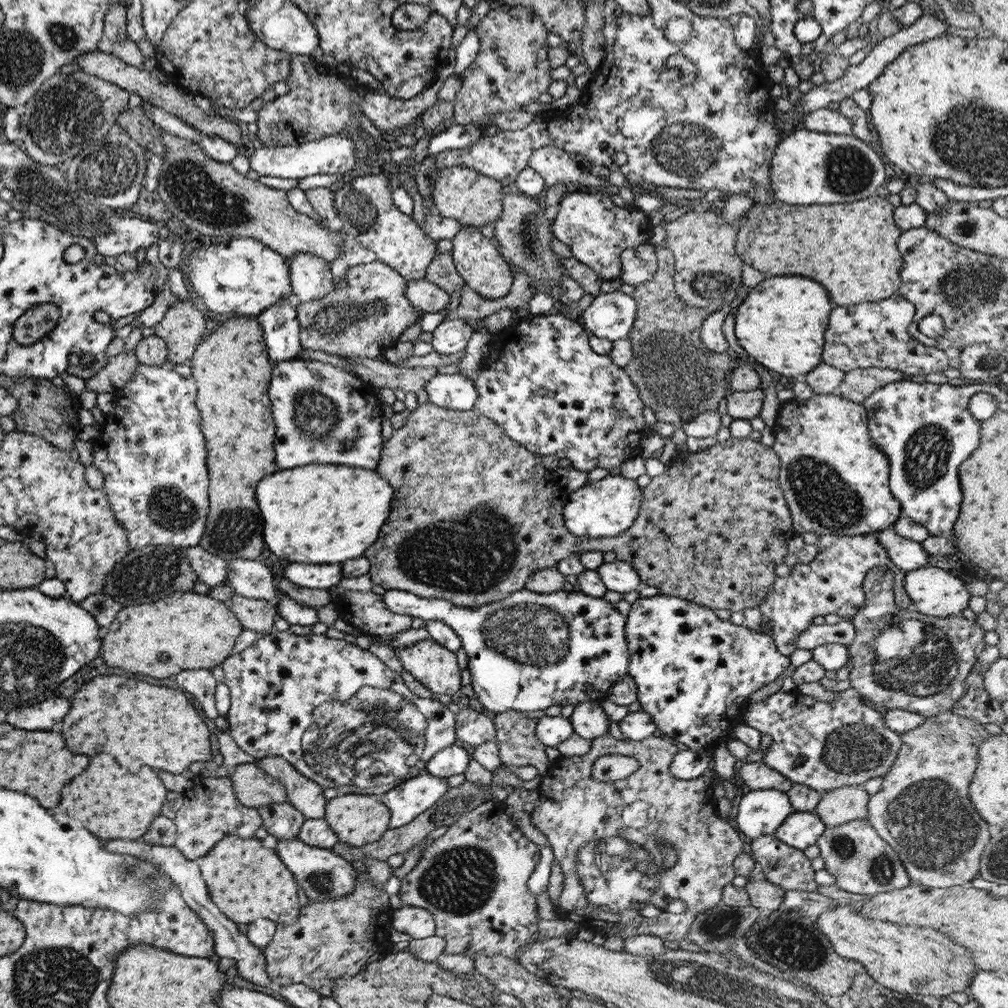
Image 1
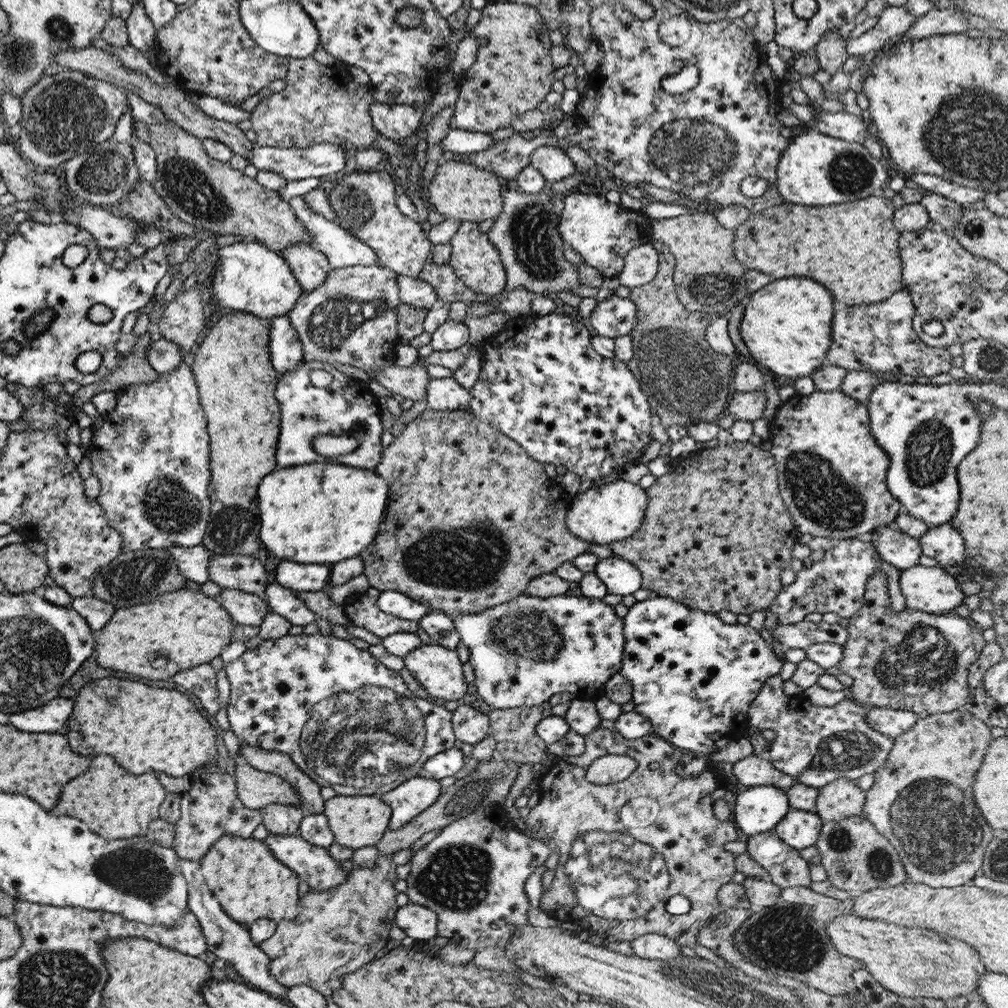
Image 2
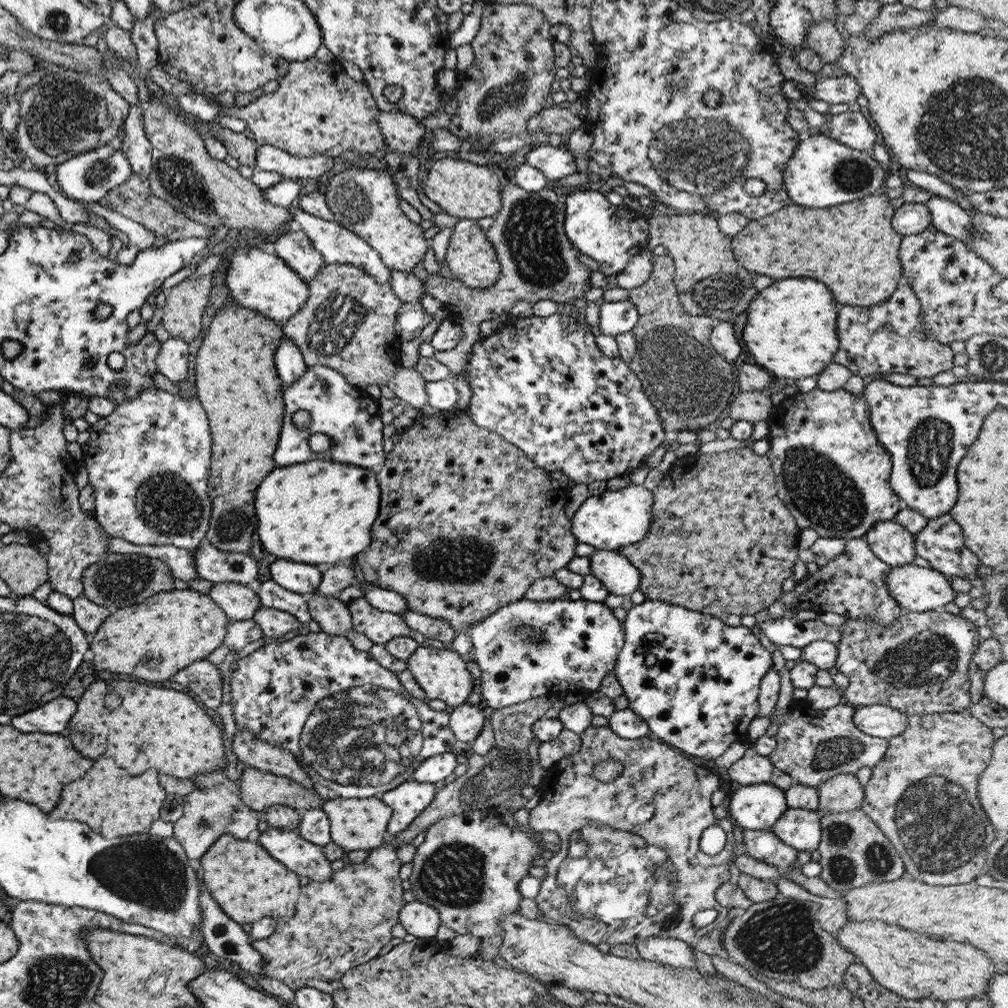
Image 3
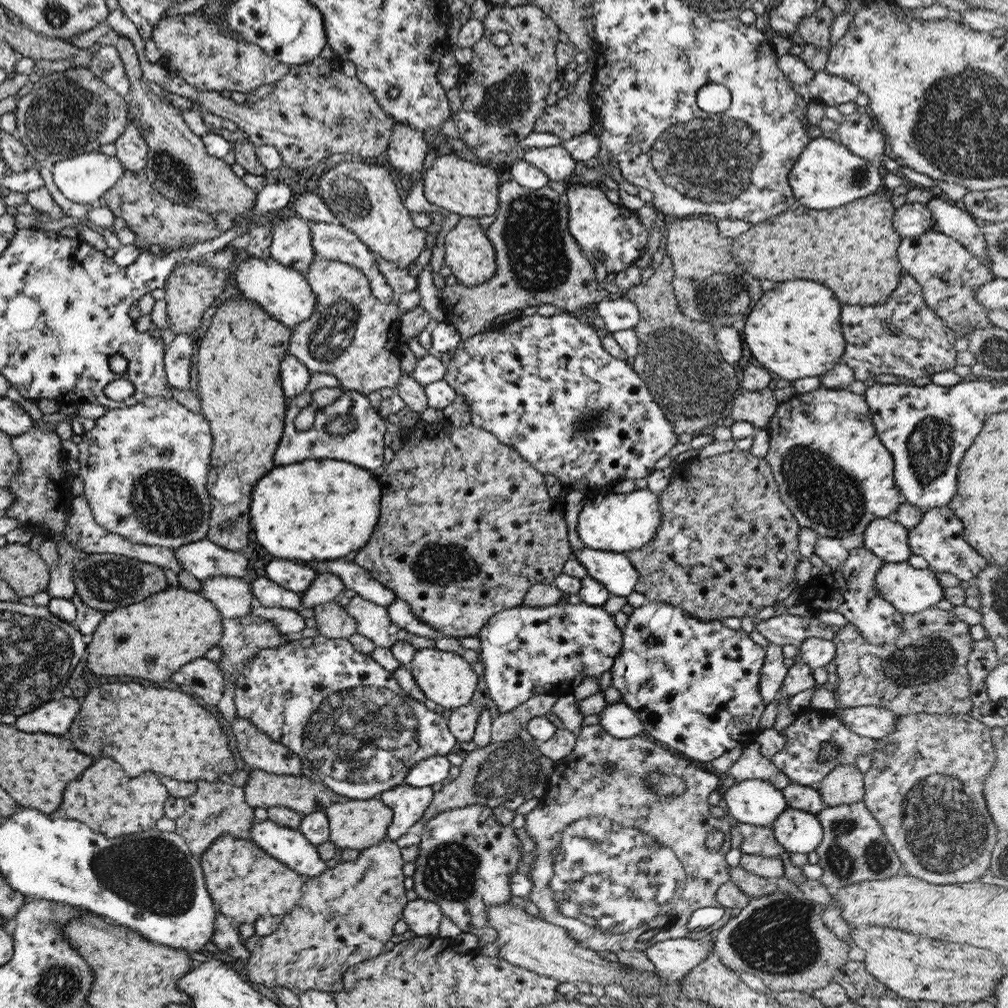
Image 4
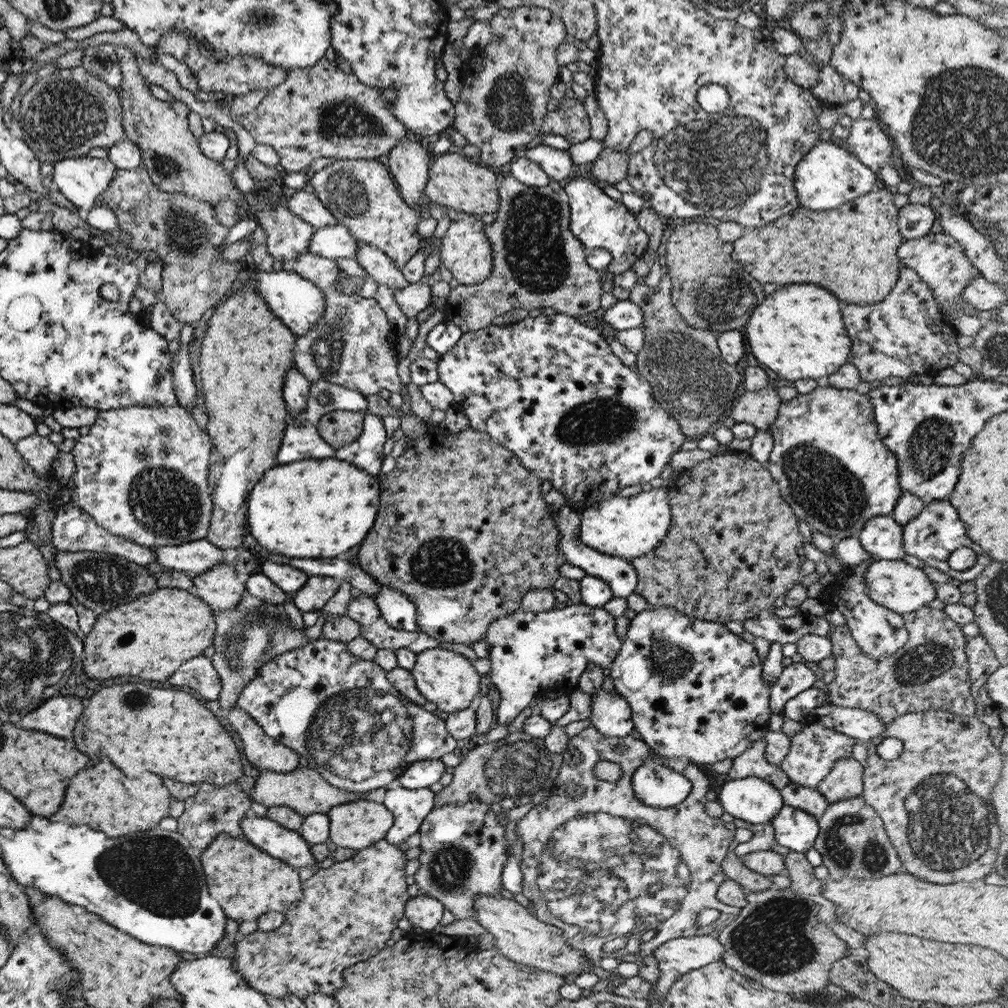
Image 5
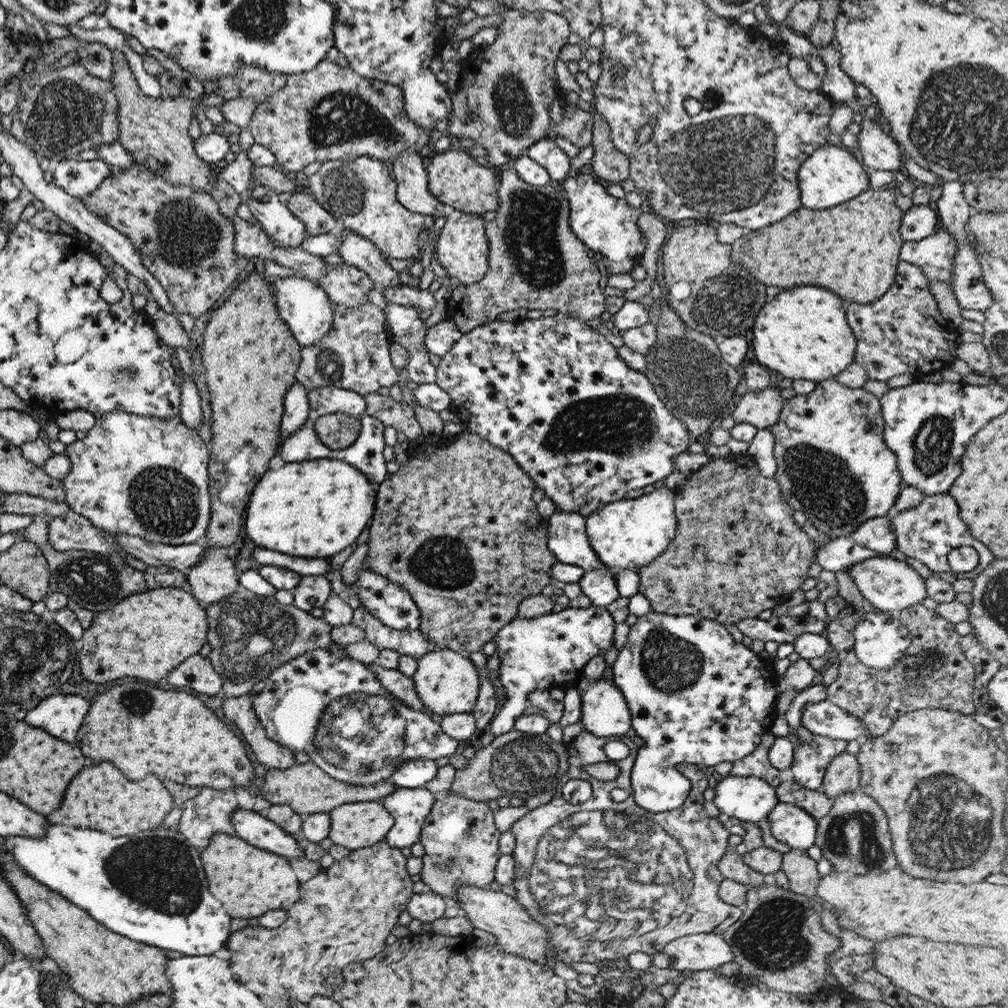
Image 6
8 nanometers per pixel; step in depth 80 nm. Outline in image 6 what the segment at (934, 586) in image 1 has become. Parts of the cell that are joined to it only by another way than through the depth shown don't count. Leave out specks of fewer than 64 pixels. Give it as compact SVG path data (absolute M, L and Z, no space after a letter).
M891 557L867 558L848 566L846 572L855 583L859 594L883 612L901 610L917 603L920 604L921 600L927 596L924 579L907 563L891 559Z

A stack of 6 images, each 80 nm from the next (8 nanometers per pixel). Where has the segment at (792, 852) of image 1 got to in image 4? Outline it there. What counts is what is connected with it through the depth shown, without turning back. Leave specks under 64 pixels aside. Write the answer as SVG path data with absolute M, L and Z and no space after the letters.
M743 823L739 824L739 830L743 840L737 853L779 857L781 852L787 851L774 839L771 826L749 826Z

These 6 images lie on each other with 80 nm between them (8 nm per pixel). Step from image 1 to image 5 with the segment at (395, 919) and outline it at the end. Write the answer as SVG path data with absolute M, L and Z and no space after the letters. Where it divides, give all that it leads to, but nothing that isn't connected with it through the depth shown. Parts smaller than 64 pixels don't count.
M419 894L409 898L404 906L404 916L409 920L411 927L417 927L424 932L431 932L437 926L443 906L439 900Z

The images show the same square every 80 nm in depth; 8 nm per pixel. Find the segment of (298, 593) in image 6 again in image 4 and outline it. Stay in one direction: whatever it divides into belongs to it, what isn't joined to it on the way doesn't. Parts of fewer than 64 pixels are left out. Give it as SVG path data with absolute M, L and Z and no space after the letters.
M328 572L316 573L309 586L301 593L300 603L309 611L312 606L335 600L344 586L341 579Z

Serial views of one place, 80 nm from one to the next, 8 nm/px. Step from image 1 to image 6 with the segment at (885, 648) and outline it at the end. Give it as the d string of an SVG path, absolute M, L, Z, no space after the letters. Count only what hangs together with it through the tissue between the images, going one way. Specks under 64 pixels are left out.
M954 600L937 603L934 610L919 603L901 609L899 621L909 631L912 640L895 665L883 671L861 664L854 655L852 632L858 620L857 613L830 619L823 635L830 651L836 653L839 674L826 686L825 699L841 710L854 714L862 722L868 734L864 739L885 734L898 716L917 709L945 709L972 715L975 670L962 653L961 636L953 629L954 624L967 620L967 617L968 608Z

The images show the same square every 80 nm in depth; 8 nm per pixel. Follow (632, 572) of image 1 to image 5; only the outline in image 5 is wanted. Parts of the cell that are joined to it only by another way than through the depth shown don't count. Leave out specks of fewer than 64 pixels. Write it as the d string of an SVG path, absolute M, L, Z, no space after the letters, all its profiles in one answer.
M563 504L556 511L552 511L555 527L559 529L559 540L556 544L558 551L563 555L565 562L577 566L584 570L589 576L602 578L611 589L614 597L627 598L630 593L633 593L638 583L638 578L634 572L634 568L629 562L616 556L607 556L601 554L588 546L585 546L580 539L579 531L579 512L573 509L569 504Z

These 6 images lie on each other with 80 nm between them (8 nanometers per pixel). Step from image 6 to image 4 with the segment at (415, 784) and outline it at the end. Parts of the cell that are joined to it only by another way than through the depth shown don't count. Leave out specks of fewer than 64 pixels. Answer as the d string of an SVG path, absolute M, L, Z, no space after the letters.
M431 756L410 766L403 783L413 788L430 787L448 775L449 766L445 756Z

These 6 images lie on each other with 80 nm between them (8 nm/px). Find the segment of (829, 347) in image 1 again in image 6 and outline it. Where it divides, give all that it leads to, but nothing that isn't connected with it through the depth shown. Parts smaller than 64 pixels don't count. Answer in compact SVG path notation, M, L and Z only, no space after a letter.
M899 261L891 286L877 300L847 306L847 324L856 340L853 362L866 370L868 380L887 381L897 374L911 374L918 378L944 371L956 359L959 331L949 320L941 317L927 285L928 280L919 268L914 264Z

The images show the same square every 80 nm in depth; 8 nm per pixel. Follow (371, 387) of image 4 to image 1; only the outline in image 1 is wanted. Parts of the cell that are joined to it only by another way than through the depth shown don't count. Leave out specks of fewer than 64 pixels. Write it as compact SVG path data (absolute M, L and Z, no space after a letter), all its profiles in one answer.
M379 261L359 263L347 268L342 279L337 280L331 292L314 301L296 303L295 318L302 349L319 350L329 356L346 358L379 358L382 351L398 341L398 336L409 325L419 322L421 311L407 302L404 290L407 280L398 272Z

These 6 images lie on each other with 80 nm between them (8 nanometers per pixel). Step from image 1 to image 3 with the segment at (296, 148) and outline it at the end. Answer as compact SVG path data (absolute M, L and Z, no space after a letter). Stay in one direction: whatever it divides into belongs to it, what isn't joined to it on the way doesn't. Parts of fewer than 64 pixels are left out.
M271 145L256 148L256 171L265 171L271 174L276 172L283 180L303 180L315 178L333 166L333 156L326 156L320 152L313 156L291 156L289 153Z

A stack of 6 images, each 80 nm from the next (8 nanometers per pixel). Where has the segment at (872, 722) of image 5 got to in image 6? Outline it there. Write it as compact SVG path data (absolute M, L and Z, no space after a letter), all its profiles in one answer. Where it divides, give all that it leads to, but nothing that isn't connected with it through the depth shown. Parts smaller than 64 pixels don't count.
M826 699L802 708L800 726L811 734L826 736L833 740L861 741L868 736L866 728L854 714L841 710Z

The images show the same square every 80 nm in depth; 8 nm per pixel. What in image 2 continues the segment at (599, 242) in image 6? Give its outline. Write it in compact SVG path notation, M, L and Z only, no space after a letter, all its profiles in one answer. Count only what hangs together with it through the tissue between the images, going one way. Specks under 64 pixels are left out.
M568 192L557 225L564 246L575 250L583 263L596 268L605 279L619 274L624 256L631 249L651 242L649 218L641 211L632 211L620 203L611 203L602 195Z

